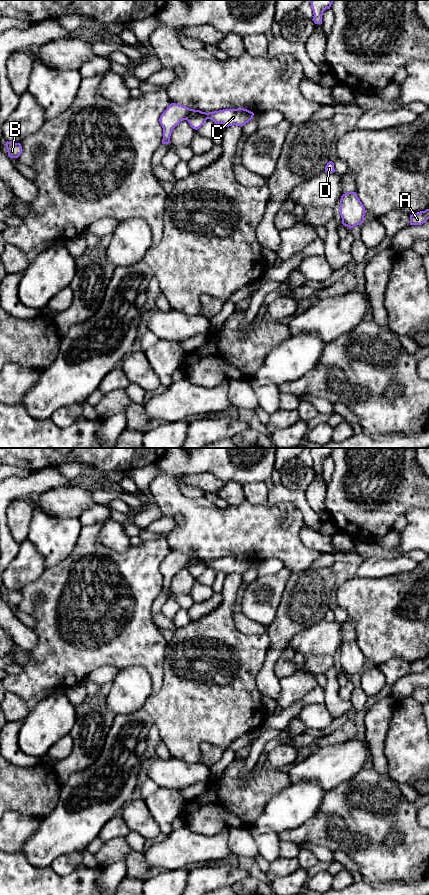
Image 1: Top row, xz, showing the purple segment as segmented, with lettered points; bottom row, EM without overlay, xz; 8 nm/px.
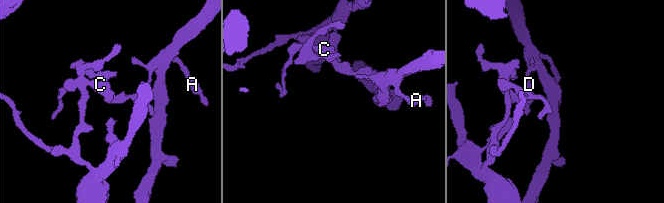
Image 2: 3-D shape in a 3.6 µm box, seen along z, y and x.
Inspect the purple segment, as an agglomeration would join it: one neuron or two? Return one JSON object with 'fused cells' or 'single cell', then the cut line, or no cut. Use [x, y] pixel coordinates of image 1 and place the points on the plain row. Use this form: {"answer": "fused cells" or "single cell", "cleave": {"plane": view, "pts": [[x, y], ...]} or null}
{"answer": "fused cells", "cleave": {"plane": "xz", "pts": [[207, 566], [203, 563], [194, 563], [187, 568]]}}

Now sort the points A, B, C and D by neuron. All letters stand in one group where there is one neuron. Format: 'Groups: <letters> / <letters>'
Groups: A C D / B

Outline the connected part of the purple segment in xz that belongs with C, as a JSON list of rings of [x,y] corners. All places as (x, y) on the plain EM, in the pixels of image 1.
[[[171,551],[159,566],[159,570],[163,576],[162,592],[171,591],[170,584],[172,579],[180,570],[197,563],[204,563],[207,567],[211,567],[216,572],[224,572],[226,575],[234,573],[242,575],[253,566],[254,561],[244,556],[223,557],[206,561]]]

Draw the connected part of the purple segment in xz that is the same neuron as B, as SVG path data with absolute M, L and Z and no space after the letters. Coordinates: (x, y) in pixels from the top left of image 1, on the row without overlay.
M6 590L8 604L10 606L18 606L22 601L22 594L20 591Z

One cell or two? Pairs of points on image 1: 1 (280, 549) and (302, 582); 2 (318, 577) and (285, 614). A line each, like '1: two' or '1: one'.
1: two
2: one

